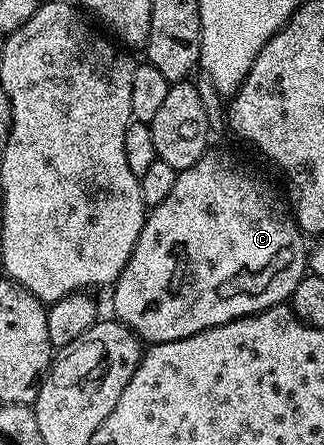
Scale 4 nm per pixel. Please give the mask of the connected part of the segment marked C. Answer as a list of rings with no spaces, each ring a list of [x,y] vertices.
[[[207,153],[196,165],[178,172],[172,193],[147,214],[130,260],[112,285],[117,322],[129,327],[139,340],[153,345],[192,337],[216,325],[285,304],[308,271],[305,241],[297,219],[268,184],[253,179],[232,160]]]

